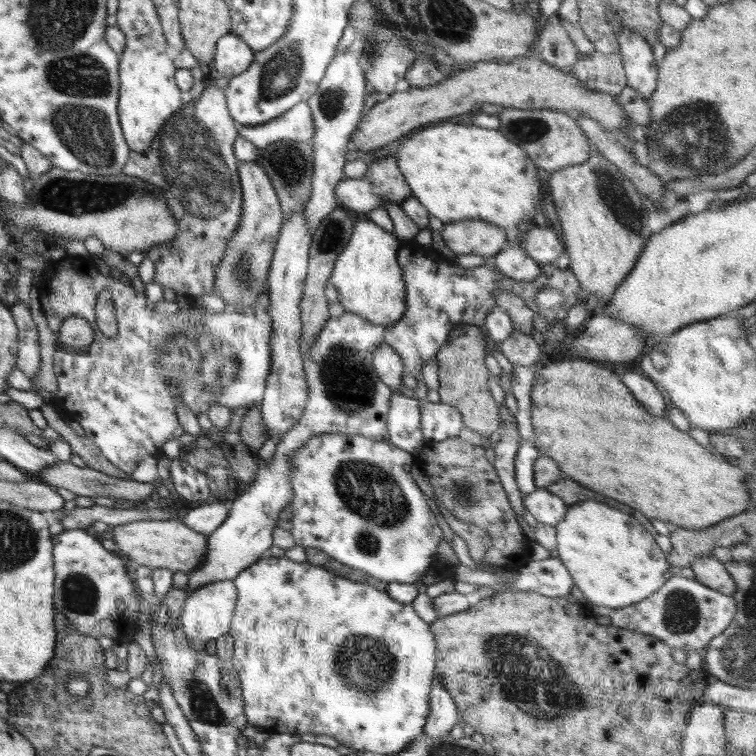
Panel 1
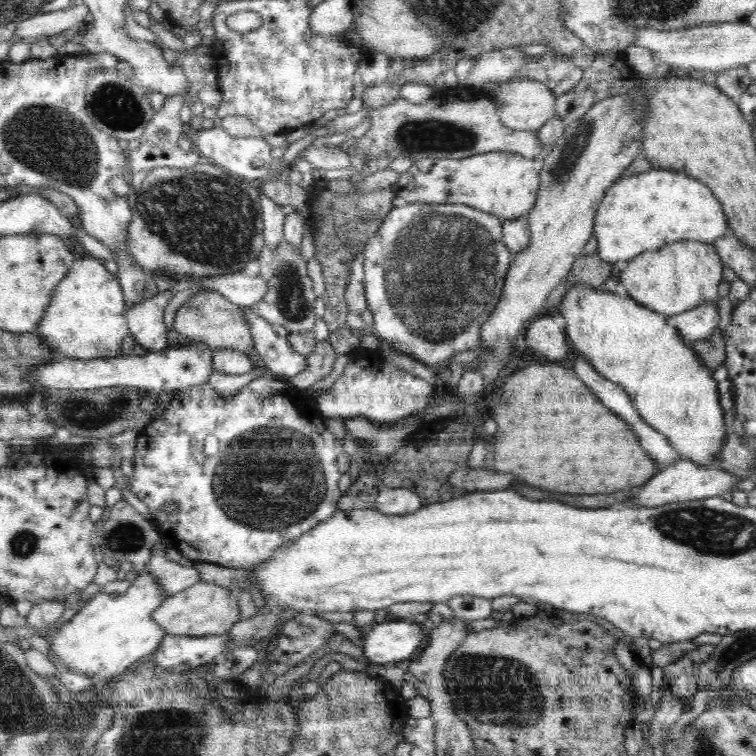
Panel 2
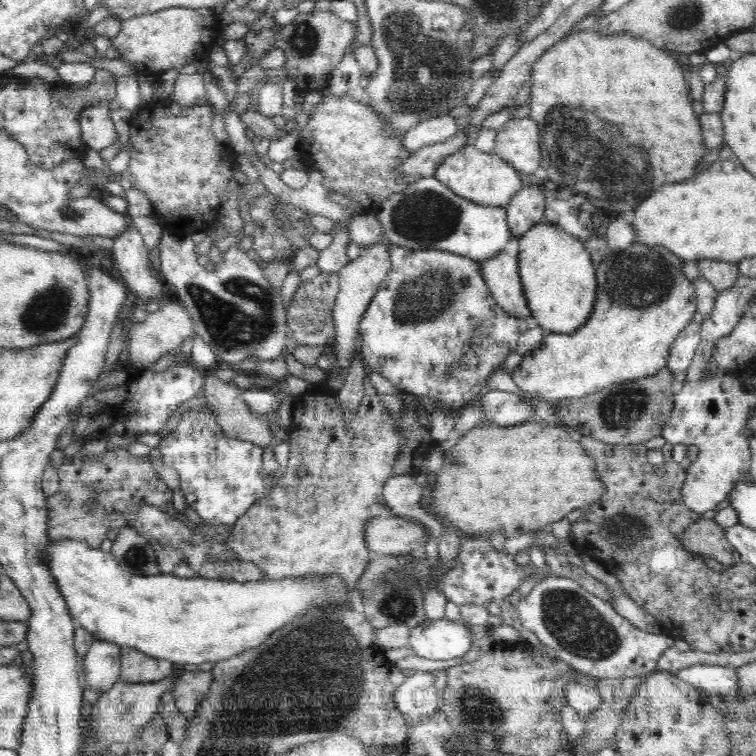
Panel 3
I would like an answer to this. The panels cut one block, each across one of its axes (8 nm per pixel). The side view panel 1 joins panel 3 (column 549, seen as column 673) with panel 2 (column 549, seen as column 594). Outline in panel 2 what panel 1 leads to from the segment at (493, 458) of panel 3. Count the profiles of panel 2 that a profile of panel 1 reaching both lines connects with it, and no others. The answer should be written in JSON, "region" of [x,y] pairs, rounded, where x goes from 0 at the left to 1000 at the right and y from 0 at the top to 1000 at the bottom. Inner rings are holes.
{"region":[[[709,481],[709,484],[698,484],[690,492],[683,492],[680,497],[673,497],[672,505],[667,508],[663,534],[657,541],[652,542],[652,552],[657,558],[657,571],[652,589],[653,622],[661,624],[661,627],[680,627],[690,638],[696,638],[701,643],[712,643],[717,648],[751,651],[751,653],[808,653],[815,651],[815,648],[825,648],[825,646],[831,648],[831,646],[837,643],[852,642],[857,634],[862,632],[873,622],[869,618],[869,611],[862,608],[858,601],[841,585],[841,577],[836,577],[837,569],[808,542],[799,540],[794,534],[794,528],[788,526],[783,517],[775,513],[775,508],[765,500],[759,489],[745,484],[735,484],[735,481],[720,481],[717,484],[717,481]]]}

